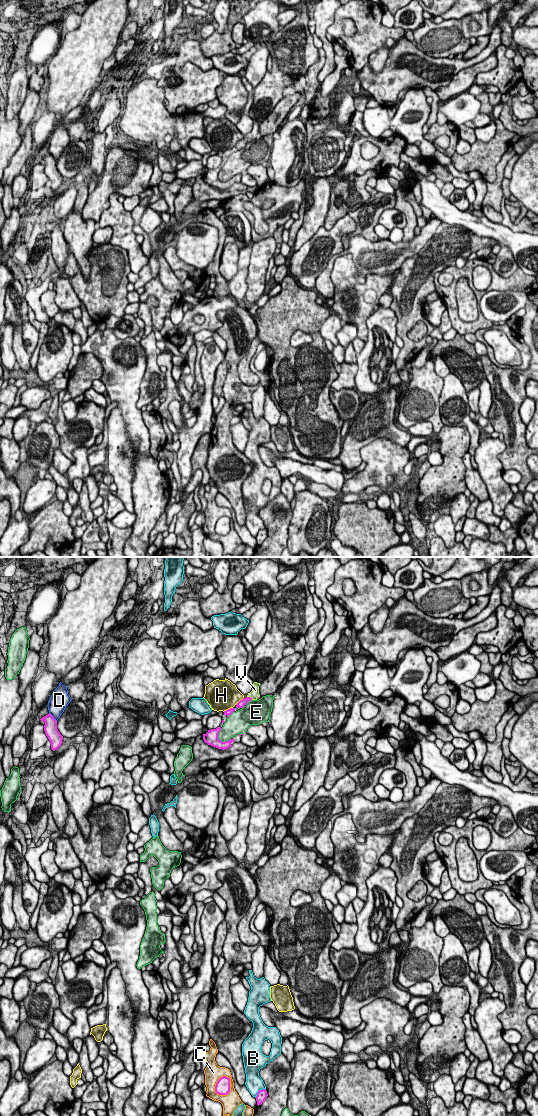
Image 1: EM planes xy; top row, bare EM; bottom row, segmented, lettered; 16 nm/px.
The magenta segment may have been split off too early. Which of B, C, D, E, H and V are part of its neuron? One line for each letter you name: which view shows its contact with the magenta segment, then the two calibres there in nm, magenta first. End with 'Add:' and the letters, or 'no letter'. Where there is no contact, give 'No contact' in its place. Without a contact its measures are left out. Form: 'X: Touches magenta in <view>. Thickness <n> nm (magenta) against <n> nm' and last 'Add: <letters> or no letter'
V: Touches magenta in xy. Thickness 120 nm (magenta) against 140 nm
Add: V

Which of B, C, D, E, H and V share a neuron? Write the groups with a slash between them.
B / C / D / E / H / V

